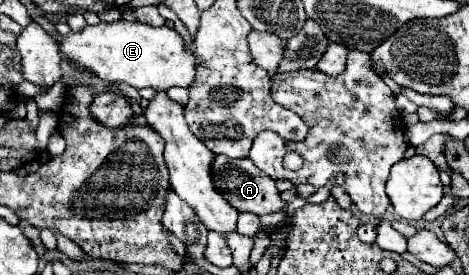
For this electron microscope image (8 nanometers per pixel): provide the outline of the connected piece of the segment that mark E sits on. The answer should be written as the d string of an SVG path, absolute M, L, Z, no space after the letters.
M118 19L114 23L100 21L94 27L86 25L82 33L70 33L68 37L56 35L56 41L70 61L110 83L124 81L136 89L152 87L156 91L166 91L174 85L190 87L196 79L196 53L184 45L184 39L176 29L166 25L148 27L146 23L126 19Z

